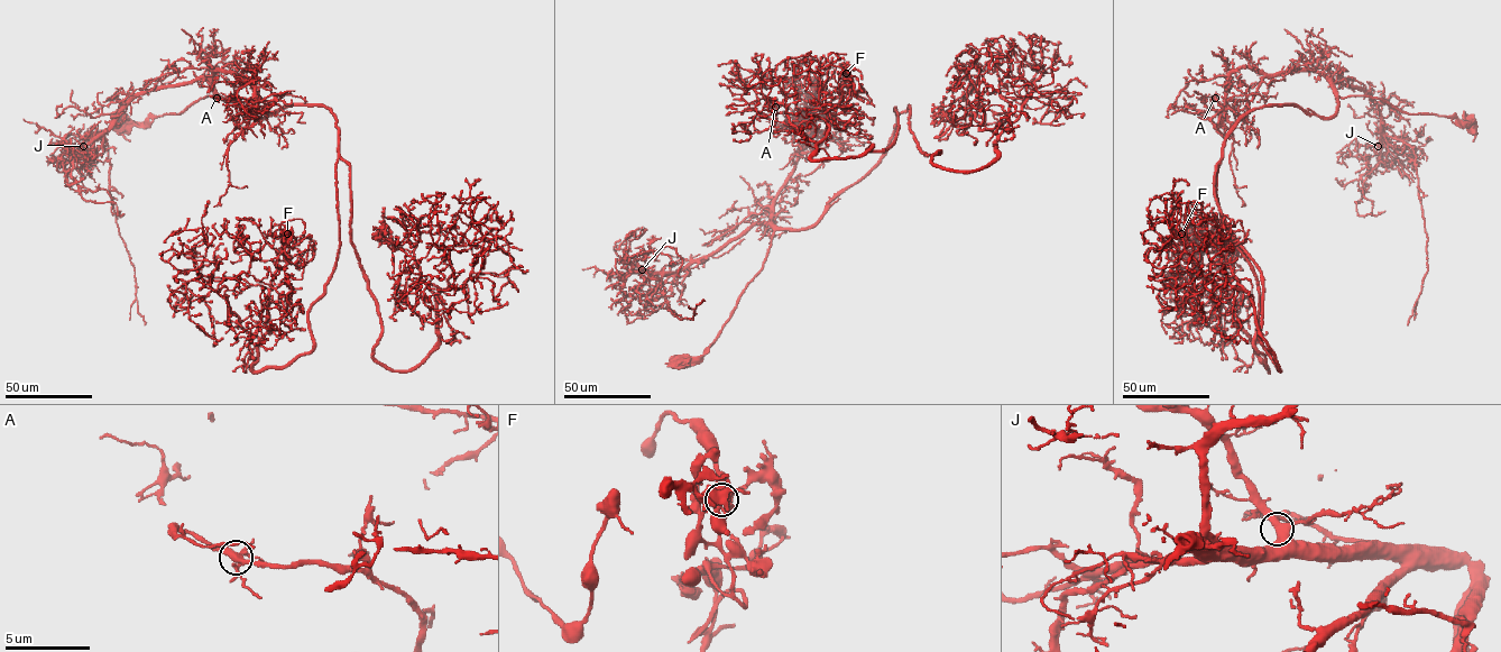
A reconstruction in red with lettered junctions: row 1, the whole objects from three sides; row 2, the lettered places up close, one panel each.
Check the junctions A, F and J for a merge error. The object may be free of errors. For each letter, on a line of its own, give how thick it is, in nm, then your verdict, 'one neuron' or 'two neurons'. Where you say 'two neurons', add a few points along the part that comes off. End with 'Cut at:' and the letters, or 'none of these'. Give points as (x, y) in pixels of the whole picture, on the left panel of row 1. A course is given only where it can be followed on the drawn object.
A: 400 nm thick; one neuron
F: 440 nm thick; two neurons
J: 440 nm thick; one neuron
Cut at: F

